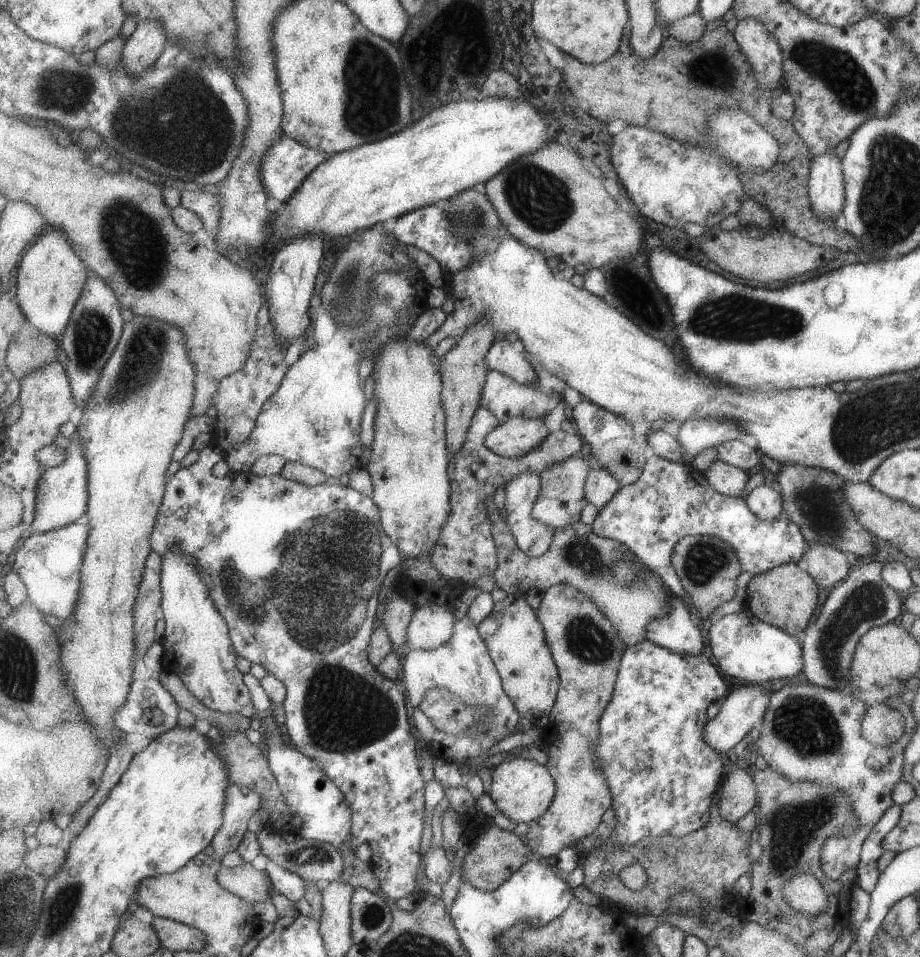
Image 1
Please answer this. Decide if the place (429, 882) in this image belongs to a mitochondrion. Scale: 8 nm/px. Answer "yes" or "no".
no

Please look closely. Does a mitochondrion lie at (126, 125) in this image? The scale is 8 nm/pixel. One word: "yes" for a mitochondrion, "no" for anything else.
yes

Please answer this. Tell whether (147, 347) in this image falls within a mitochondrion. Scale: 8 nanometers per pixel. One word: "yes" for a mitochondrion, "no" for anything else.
yes

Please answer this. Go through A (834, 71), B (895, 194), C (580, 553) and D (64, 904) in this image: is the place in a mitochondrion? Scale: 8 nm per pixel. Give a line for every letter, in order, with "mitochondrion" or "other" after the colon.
A: mitochondrion
B: mitochondrion
C: mitochondrion
D: mitochondrion

